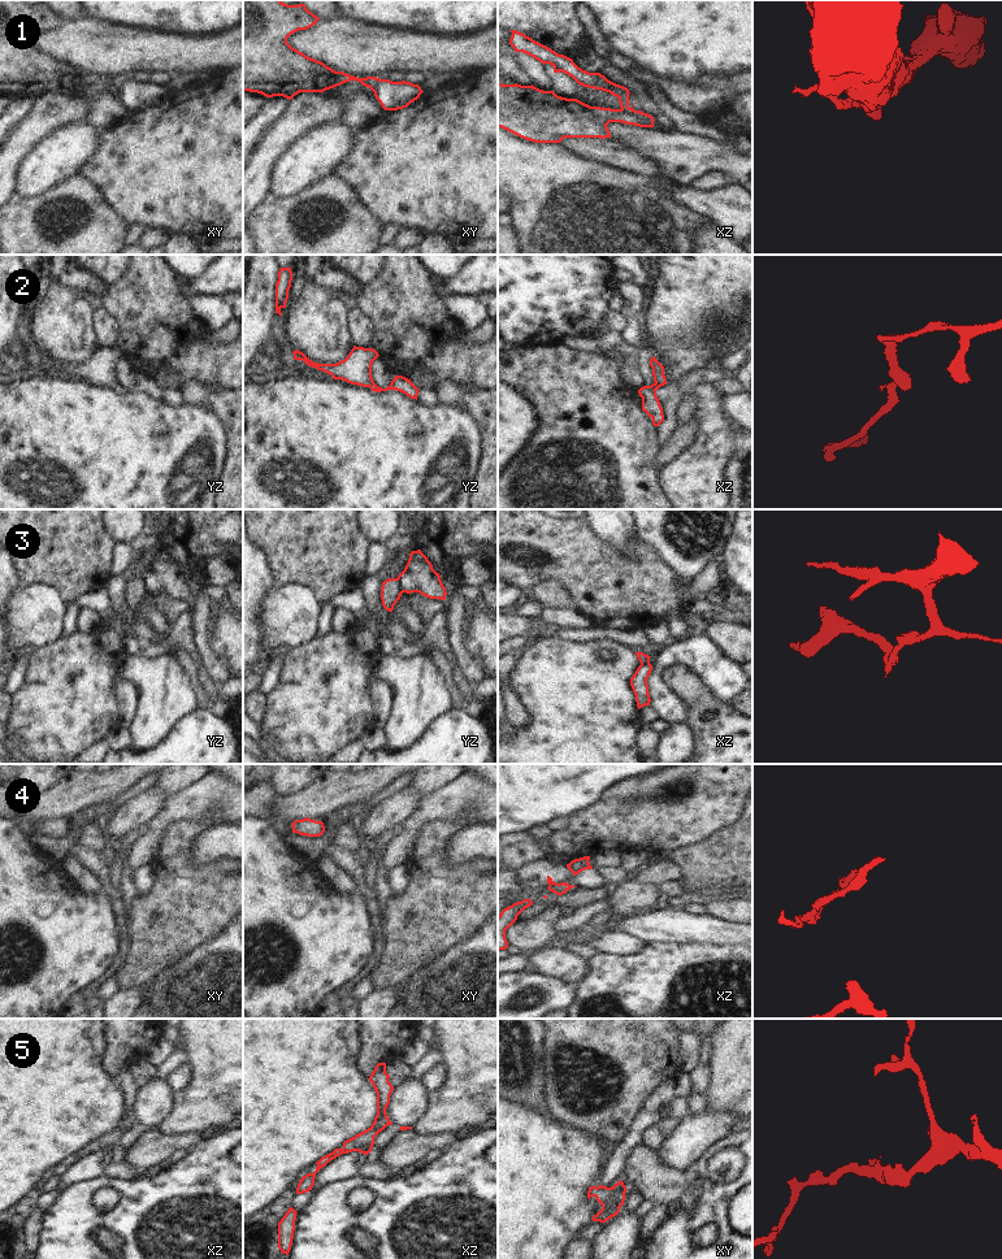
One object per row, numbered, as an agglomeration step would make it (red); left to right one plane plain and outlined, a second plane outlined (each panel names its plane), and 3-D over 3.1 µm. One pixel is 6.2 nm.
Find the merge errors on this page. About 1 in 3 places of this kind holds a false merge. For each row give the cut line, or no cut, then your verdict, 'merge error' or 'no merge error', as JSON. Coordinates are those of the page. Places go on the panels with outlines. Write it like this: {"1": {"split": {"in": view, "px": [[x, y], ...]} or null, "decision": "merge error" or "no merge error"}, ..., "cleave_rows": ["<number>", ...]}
{"1": {"split": {"in": "xy", "px": [[378, 78], [367, 86]]}, "decision": "merge error"}, "2": {"split": null, "decision": "no merge error"}, "3": {"split": {"in": "yz", "px": [[397, 578], [403, 591]]}, "decision": "merge error"}, "4": {"split": null, "decision": "no merge error"}, "5": {"split": null, "decision": "no merge error"}, "cleave_rows": ["1", "3"]}

